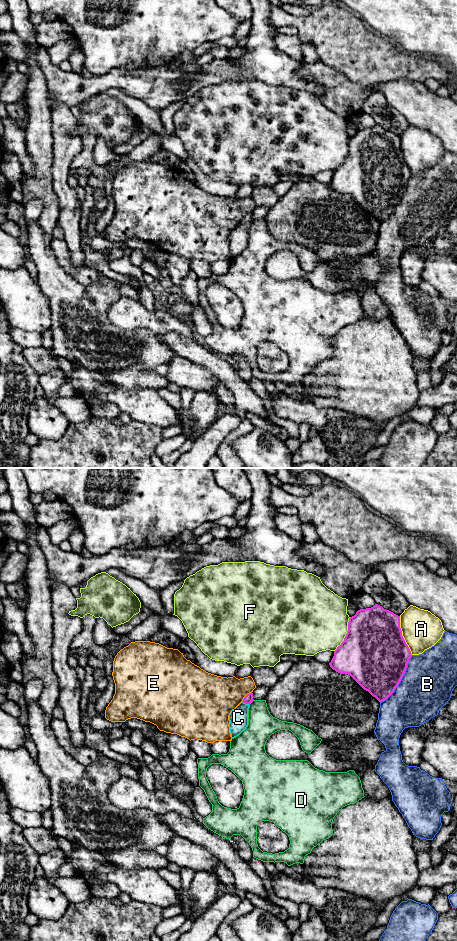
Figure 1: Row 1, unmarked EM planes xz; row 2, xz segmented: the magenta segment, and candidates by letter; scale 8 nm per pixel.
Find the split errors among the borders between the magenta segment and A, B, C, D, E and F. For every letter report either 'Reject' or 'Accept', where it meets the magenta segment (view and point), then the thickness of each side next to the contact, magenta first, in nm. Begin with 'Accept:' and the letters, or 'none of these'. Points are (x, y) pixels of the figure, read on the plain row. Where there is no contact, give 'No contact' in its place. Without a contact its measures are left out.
Accept: C
A: Reject. Touches magenta at xz (401, 155). Thickness 500 nm (magenta) against 320 nm
B: Reject. Touches magenta at xz (400, 200). Thickness 480 nm (magenta) against 420 nm
C: Accept. Touches magenta at xz (245, 223). Thickness 70 nm (magenta) against 150 nm
D: Reject. Touches magenta at xz (251, 221). Thickness 70 nm (magenta) against 220 nm
E: Reject. Touches magenta at xz (245, 216). Thickness 70 nm (magenta) against 360 nm
F: Reject. Touches magenta at xz (346, 154). Thickness 500 nm (magenta) against 480 nm

